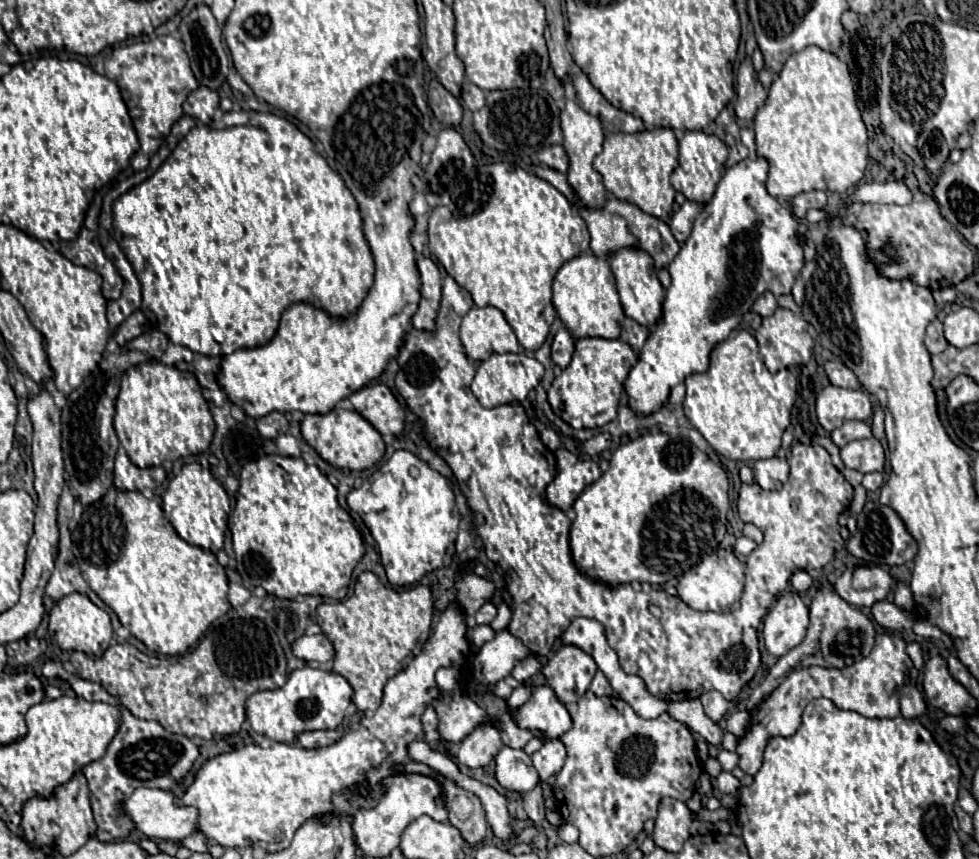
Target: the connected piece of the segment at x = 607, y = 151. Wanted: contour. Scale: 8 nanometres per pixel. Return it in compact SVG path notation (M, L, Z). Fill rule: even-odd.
M652 128L636 134L608 134L604 150L594 160L594 168L602 174L604 186L612 196L628 200L646 214L662 220L672 214L676 190L670 184L670 174L678 168L678 142L672 128Z

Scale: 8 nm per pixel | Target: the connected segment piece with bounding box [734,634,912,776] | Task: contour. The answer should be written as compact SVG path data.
M878 634L872 654L864 660L852 664L850 668L798 668L766 698L758 708L750 712L750 726L746 734L738 740L736 754L738 754L738 768L744 774L756 774L762 766L762 754L766 744L774 736L792 736L802 720L802 712L806 704L816 698L828 698L840 710L852 710L866 718L896 718L900 716L898 696L900 688L904 686L906 672L912 668L912 660L906 654L906 640L894 634Z

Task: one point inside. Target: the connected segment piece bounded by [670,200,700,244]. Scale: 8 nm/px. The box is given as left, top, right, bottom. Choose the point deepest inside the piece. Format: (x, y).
(681, 225)

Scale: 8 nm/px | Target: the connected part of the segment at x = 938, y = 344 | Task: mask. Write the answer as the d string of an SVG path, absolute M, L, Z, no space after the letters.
M938 318L928 324L924 344L926 344L926 348L928 348L930 354L938 354L938 352L942 352L948 346L948 342L944 338L944 332L942 332L942 322Z

